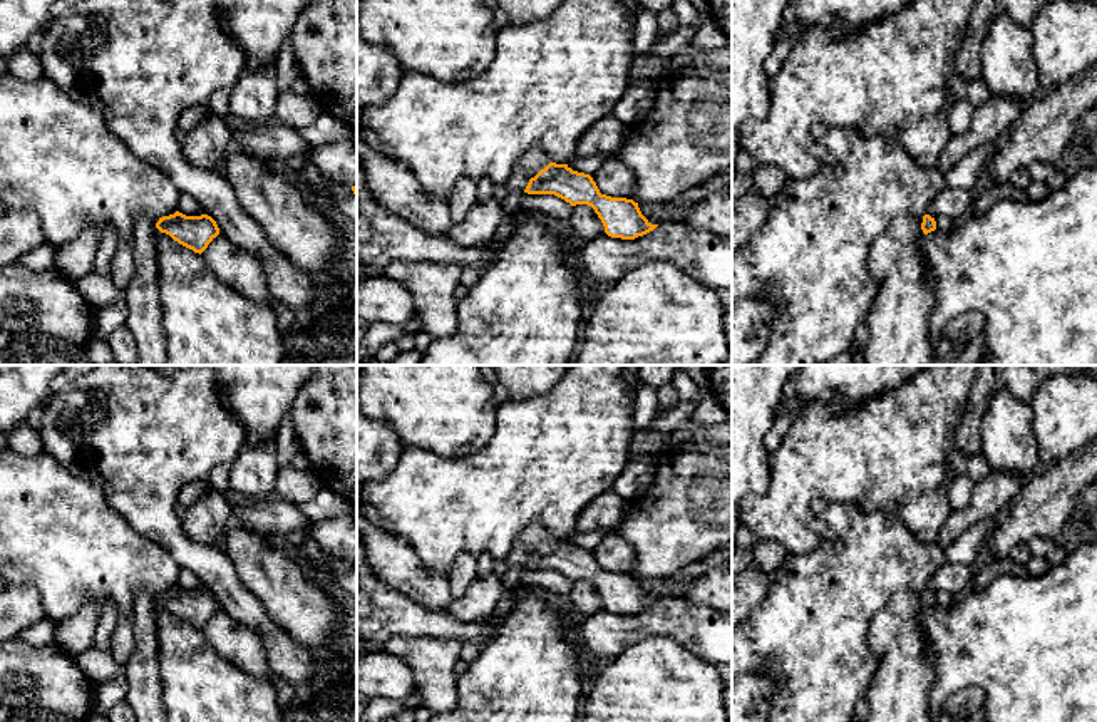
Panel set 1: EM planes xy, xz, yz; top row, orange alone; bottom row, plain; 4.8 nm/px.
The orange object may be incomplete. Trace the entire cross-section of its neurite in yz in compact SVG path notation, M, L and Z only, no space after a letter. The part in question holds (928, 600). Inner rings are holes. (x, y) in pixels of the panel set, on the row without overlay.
M935 588L904 590L876 613L868 642L878 667L866 692L866 722L933 722L930 692L936 673L926 655L921 620L935 605Z

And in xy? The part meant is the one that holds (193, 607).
M179 586L169 591L139 590L132 605L132 630L136 648L126 665L126 702L137 722L166 722L156 618L161 608L179 620L203 628L219 610L216 596L208 591L186 591Z

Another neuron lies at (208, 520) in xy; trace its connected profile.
M211 487L184 513L186 534L206 546L218 546L233 524L234 508L226 496Z

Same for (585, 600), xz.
M588 580L573 581L569 593L571 611L576 618L588 618L605 608L605 601L595 585Z

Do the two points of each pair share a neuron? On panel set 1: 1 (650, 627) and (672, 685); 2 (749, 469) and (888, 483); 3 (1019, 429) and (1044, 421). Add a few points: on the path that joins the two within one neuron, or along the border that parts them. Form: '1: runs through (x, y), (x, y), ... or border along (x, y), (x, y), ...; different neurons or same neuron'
1: border along (690, 650), (670, 639), (645, 637), (618, 655); different neurons
2: border along (771, 456), (769, 486), (749, 500); different neurons
3: border along (1029, 402), (1030, 434), (1040, 464); different neurons

